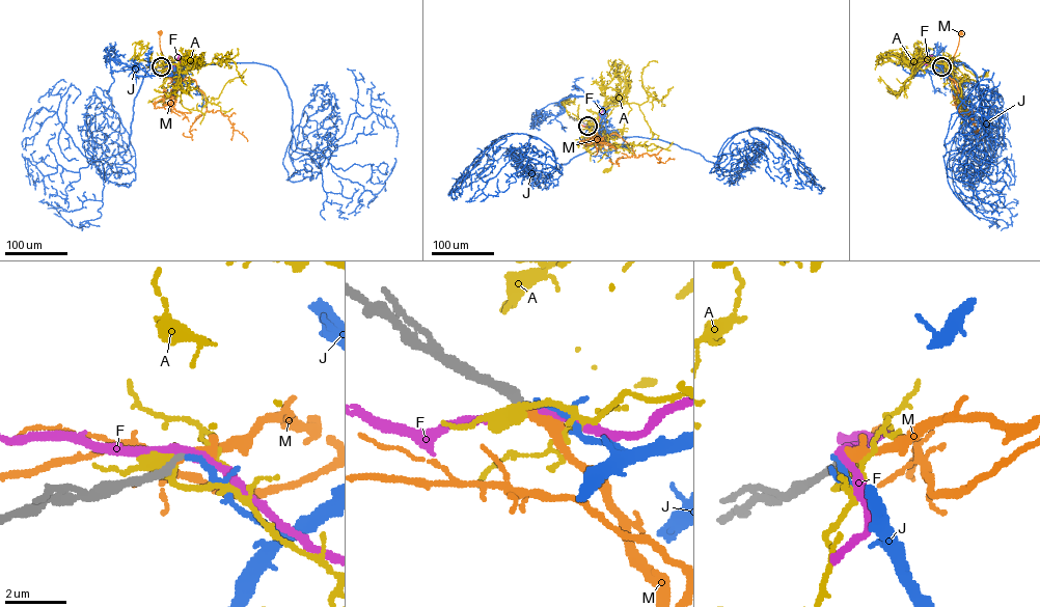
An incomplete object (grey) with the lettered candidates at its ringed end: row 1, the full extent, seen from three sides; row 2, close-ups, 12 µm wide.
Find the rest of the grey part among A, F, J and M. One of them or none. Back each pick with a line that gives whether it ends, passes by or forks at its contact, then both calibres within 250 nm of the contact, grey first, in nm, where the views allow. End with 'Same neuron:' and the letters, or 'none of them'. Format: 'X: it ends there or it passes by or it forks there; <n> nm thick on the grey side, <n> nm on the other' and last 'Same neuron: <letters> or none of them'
M: it ends there; 280 nm thick on the grey side, 280 nm on the other
Same neuron: M

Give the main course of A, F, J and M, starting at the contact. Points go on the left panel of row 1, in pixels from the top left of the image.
A: (161, 66), (170, 67), (170, 56), (174, 70), (185, 77), (180, 75)
F: (161, 66), (170, 70), (178, 64), (179, 55)
J: (161, 66), (271, 66), (299, 148), (320, 152), (373, 112), (397, 146)
M: (161, 66), (166, 65), (166, 72), (174, 81), (179, 67), (163, 55), (160, 33)

